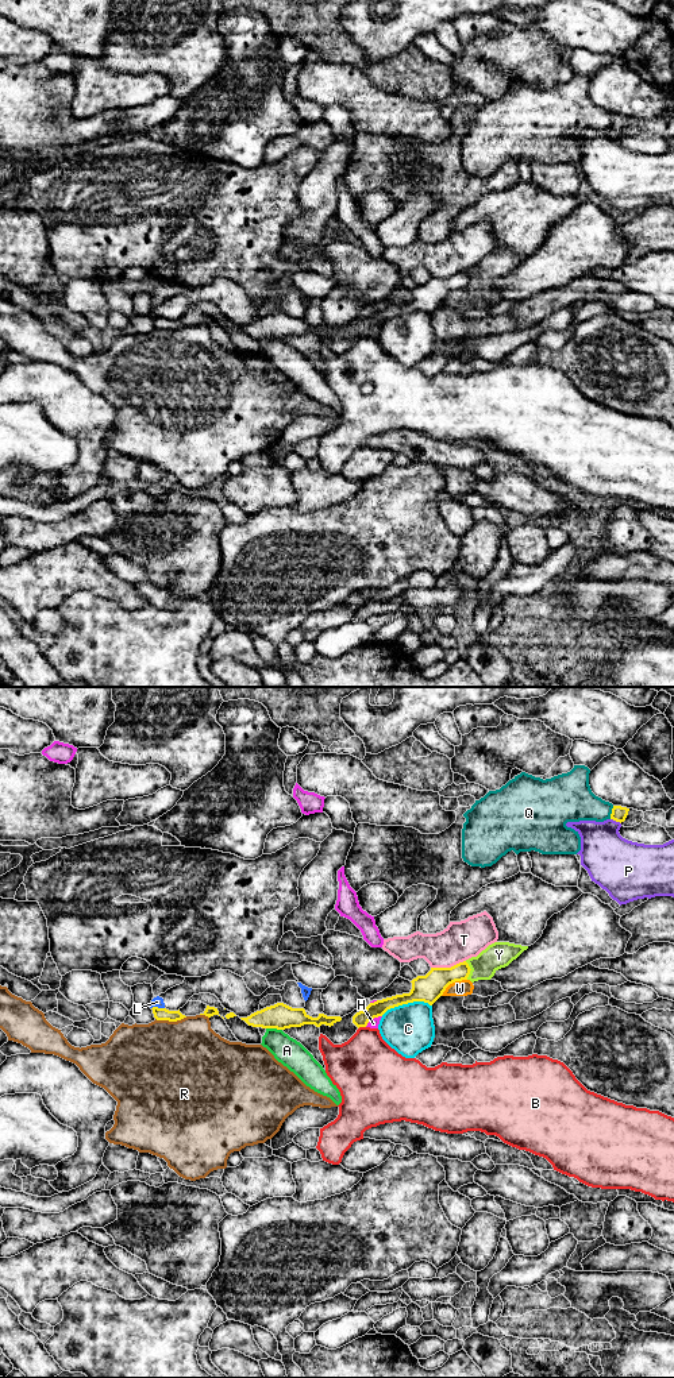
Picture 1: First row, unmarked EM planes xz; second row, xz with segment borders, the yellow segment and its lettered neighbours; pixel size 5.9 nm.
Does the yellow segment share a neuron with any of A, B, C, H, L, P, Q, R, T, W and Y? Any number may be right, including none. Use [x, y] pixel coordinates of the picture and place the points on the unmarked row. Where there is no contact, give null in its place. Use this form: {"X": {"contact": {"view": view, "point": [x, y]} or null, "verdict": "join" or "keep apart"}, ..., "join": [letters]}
{"A": {"contact": {"view": "xz", "point": [274, 336]}, "verdict": "keep apart"}, "B": {"contact": {"view": "xz", "point": [361, 335]}, "verdict": "keep apart"}, "C": {"contact": {"view": "xz", "point": [405, 312]}, "verdict": "keep apart"}, "H": {"contact": {"view": "xz", "point": [373, 327]}, "verdict": "keep apart"}, "L": {"contact": {"view": "xz", "point": [157, 316]}, "verdict": "keep apart"}, "P": {"contact": {"view": "xz", "point": [616, 130]}, "verdict": "keep apart"}, "Q": {"contact": {"view": "xz", "point": [612, 122]}, "verdict": "keep apart"}, "R": {"contact": {"view": "xz", "point": [170, 329]}, "verdict": "keep apart"}, "T": {"contact": {"view": "xz", "point": [447, 277]}, "verdict": "keep apart"}, "W": {"contact": {"view": "xz", "point": [453, 290]}, "verdict": "keep apart"}, "Y": {"contact": {"view": "xz", "point": [470, 278]}, "verdict": "keep apart"}, "join": []}

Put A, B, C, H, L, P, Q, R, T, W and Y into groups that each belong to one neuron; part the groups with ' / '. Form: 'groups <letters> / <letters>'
groups A / B / C / H / L / P / Q / R / T / W Y

